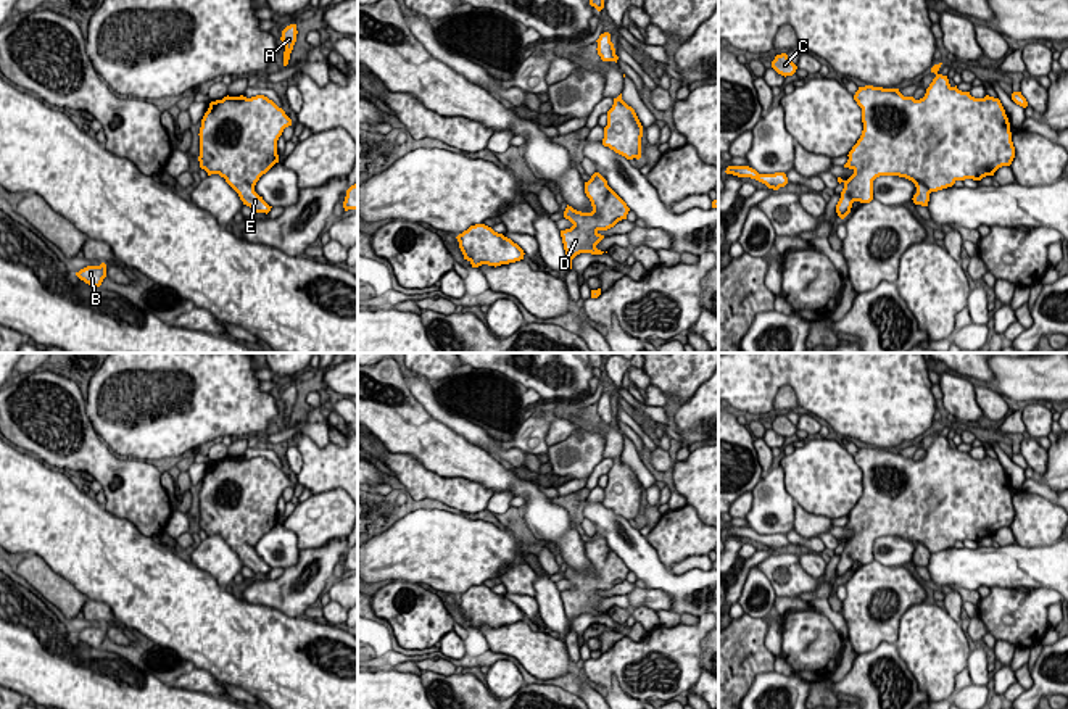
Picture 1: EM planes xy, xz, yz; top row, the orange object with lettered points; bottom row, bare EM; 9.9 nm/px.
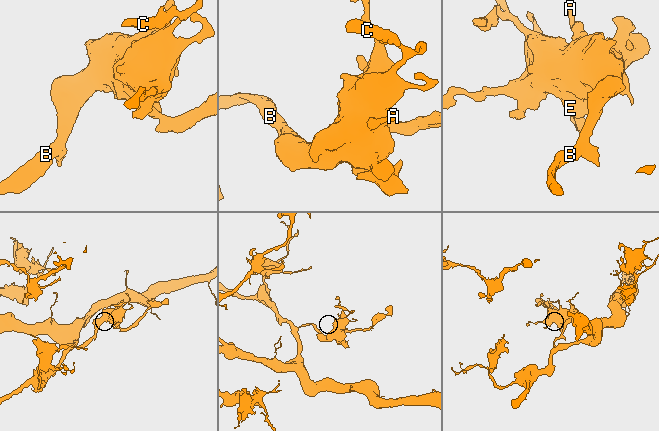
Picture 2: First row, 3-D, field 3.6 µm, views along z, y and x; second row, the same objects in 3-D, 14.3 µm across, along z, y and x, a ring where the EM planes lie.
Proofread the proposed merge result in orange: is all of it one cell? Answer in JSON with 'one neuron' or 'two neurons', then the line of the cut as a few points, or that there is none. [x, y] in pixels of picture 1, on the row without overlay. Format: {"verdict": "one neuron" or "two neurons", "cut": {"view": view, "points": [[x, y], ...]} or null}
{"verdict": "one neuron", "cut": null}

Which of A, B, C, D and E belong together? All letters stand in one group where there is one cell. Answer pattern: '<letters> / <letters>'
A B C D E

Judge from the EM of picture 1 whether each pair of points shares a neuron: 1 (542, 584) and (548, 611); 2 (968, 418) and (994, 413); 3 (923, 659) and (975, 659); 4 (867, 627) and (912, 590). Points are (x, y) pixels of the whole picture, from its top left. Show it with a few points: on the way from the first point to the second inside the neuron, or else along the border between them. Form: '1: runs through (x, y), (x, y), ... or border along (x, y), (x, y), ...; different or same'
1: runs through (546, 590), (548, 605); same
2: border along (973, 385), (976, 405), (985, 414); different
3: border along (970, 651), (965, 666); different
4: runs through (880, 624), (888, 622), (899, 613), (901, 603); same

